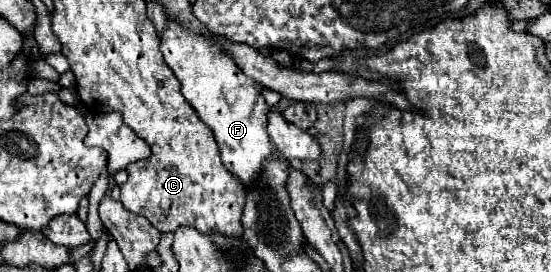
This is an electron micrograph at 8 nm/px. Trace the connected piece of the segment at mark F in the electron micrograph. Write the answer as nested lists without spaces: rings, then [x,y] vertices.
[[[168,19],[168,29],[162,33],[160,49],[182,85],[182,95],[212,129],[224,167],[244,183],[244,189],[250,187],[250,179],[258,175],[258,167],[274,153],[274,145],[266,135],[266,113],[270,107],[260,95],[262,85],[246,77],[210,39],[186,31],[172,19]]]

